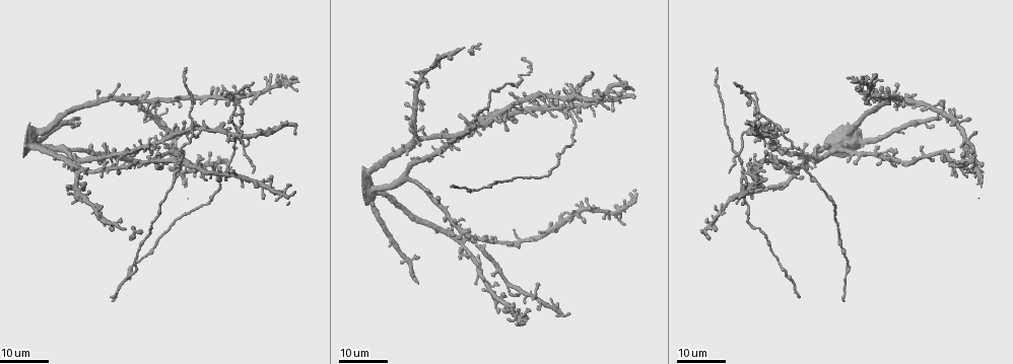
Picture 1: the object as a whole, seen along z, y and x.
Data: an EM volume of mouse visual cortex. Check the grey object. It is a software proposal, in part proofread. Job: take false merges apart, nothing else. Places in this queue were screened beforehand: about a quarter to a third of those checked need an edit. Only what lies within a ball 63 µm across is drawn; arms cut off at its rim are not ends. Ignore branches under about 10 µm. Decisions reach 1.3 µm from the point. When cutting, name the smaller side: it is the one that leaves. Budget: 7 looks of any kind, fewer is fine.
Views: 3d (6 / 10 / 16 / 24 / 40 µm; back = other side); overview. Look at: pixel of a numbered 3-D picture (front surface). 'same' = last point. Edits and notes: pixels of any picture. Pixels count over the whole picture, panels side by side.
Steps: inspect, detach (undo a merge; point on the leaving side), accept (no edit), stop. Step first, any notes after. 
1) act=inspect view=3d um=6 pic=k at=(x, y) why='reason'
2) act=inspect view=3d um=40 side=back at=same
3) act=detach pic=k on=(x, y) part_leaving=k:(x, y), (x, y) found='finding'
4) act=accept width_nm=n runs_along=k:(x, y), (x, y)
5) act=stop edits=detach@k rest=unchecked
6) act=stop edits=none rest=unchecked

act=inspect view=3d um=24 pic=1 at=(573, 118) why='arms part here'

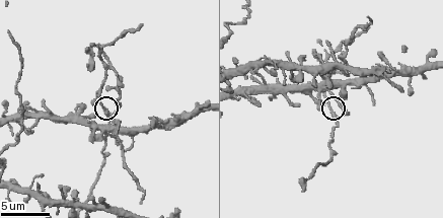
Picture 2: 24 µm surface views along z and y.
act=inspect view=3d um=6 pic=2 at=(103, 105)

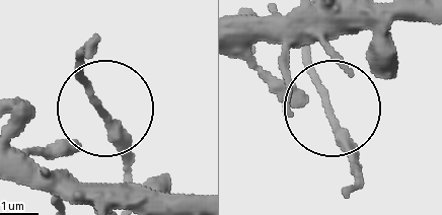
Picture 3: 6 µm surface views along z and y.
act=accept side_arm_um=25 found='all the same neuron'

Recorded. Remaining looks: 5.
act=inspect view=3d um=16 pic=2 at=(111, 69) why='arms run side by side'

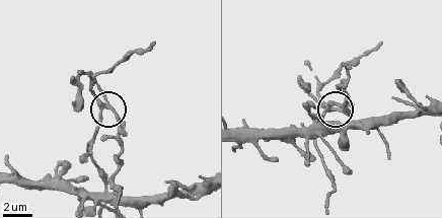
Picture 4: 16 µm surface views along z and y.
act=detach pic=4 on=(118, 123) part_leaving=4:(104, 105), (119, 124), (119, 204) found='two neurons meet here'

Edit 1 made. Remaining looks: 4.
act=inspect view=3d um=16 pic=1 at=(178, 171) why='branch point'

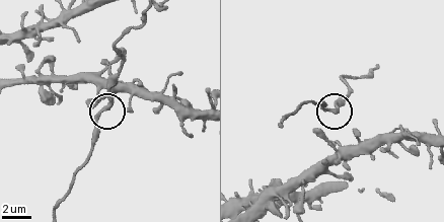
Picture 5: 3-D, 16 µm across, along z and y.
act=inspect view=3d um=6 pic=5 at=(334, 109)

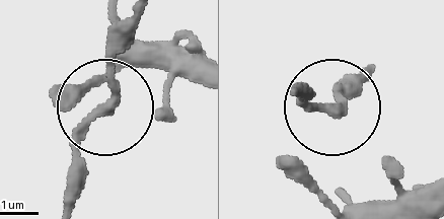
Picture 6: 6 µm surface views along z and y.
act=accept arms=3 found='one neuron here'

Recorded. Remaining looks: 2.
act=stop edits=detach@4 rest=unchecked

